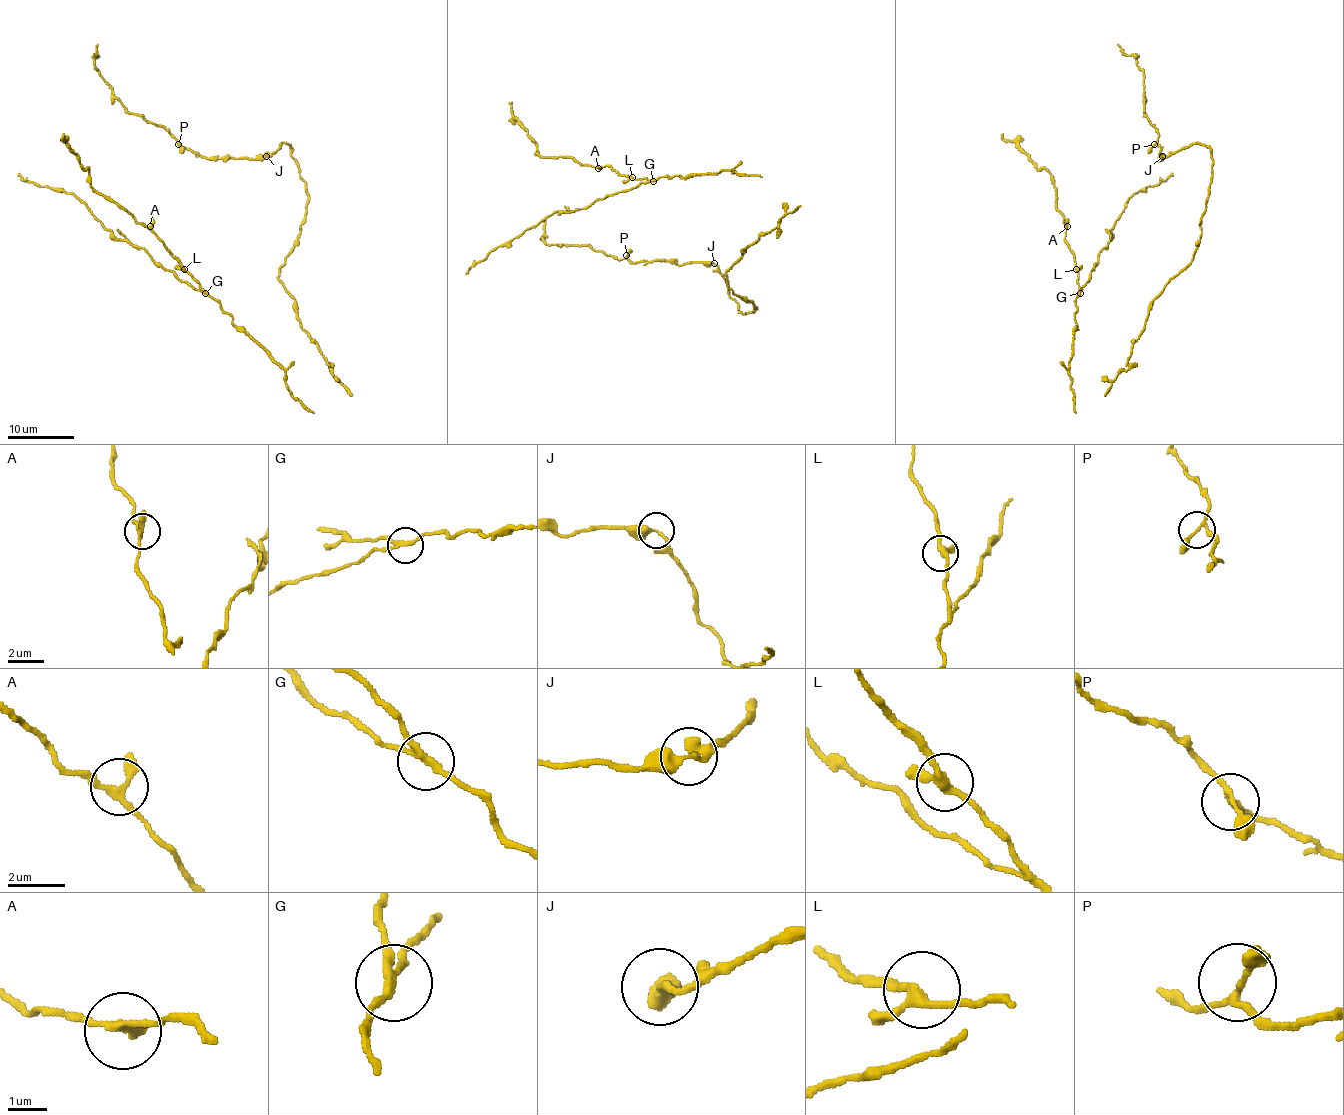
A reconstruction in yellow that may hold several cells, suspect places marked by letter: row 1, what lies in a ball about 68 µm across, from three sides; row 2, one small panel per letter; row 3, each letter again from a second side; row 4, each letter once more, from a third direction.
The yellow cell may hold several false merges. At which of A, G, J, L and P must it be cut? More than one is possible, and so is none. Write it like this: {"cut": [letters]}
{"cut": ["G"]}

